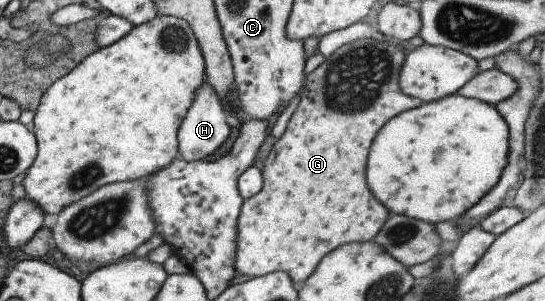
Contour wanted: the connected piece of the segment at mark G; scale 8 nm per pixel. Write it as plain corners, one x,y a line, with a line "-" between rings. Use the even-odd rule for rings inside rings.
357,40
341,45
305,76
301,100
261,166
261,191
243,199
240,205
232,265
237,275
253,279
282,271
292,284
297,284
304,282
329,252
348,243
371,241
377,235
389,213
365,186
365,156
385,122
422,104
400,92
398,73
404,56
403,49
392,44

